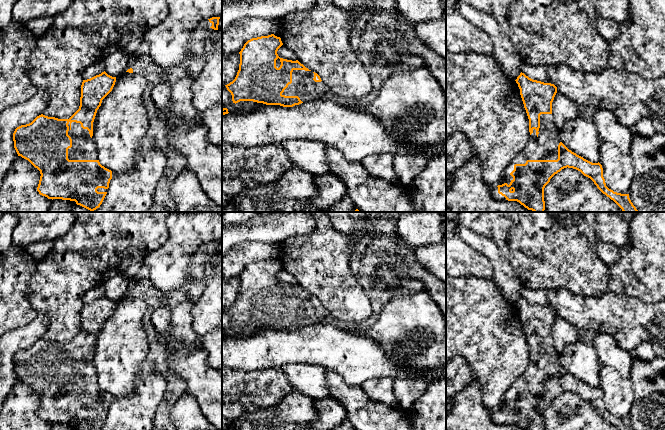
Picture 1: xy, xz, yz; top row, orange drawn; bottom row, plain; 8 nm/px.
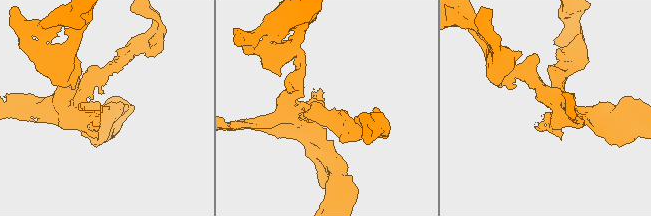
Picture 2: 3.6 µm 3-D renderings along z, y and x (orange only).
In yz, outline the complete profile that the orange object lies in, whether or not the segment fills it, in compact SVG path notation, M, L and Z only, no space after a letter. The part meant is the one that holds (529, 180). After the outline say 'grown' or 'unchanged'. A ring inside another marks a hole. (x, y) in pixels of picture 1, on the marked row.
M524 73L515 80L529 119L530 139L505 171L501 185L487 185L493 198L517 201L528 210L544 212L544 188L564 168L573 168L590 178L597 188L623 212L638 212L629 194L614 192L606 186L602 165L592 163L569 150L559 140L552 115L557 87L533 80Z | grown

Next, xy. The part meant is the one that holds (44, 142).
M105 71L83 80L79 109L69 119L58 119L43 114L31 123L17 127L13 133L14 148L22 158L40 171L37 191L48 199L75 201L91 212L102 204L112 179L112 171L98 160L92 140L93 122L102 100L112 91L116 77Z | grown

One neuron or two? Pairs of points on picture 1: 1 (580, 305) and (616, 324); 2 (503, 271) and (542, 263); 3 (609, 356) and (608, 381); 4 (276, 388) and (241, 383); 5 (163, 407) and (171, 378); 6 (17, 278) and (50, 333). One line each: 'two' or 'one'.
1: one
2: two
3: two
4: one
5: one
6: two

